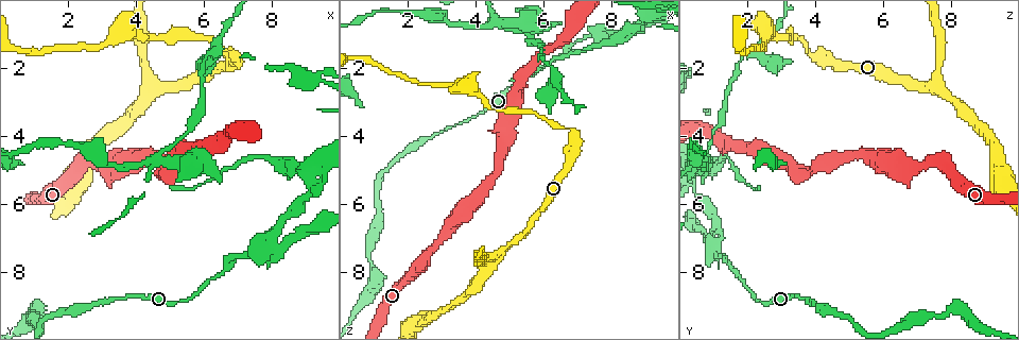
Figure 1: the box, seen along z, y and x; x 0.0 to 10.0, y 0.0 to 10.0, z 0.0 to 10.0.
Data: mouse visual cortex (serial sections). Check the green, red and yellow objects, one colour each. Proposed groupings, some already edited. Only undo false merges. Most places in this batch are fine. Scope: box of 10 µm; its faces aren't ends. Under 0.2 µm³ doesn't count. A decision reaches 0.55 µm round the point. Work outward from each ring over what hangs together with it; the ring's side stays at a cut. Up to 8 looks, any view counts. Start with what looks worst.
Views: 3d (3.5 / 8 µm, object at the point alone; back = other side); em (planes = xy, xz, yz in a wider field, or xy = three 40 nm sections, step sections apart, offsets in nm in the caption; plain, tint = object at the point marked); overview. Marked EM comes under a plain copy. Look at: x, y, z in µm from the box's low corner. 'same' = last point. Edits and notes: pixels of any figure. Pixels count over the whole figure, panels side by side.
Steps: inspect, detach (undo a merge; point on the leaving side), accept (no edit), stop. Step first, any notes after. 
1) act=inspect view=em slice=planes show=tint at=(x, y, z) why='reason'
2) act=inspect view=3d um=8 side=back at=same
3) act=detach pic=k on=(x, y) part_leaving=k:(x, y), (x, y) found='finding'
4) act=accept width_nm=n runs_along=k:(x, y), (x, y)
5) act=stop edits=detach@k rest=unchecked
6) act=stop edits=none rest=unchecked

act=inspect view=3d um=3.5 at=(7.60, 7.25, 1.05) why='a fork'

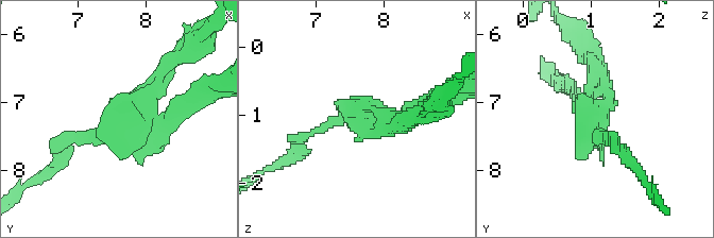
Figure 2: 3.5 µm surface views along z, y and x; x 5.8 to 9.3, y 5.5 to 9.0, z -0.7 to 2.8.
act=inspect view=em slice=xy step=1 show=tint at=(7.65, 7.20, 1.00) why='shape alone is not enough'

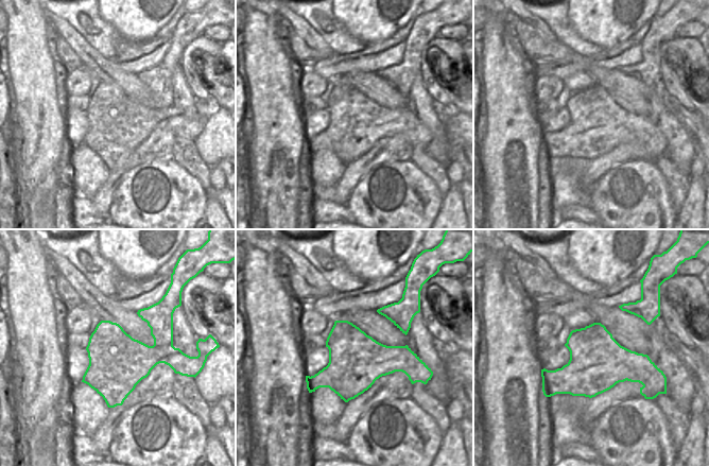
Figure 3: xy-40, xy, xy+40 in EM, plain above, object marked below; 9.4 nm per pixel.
act=detach pic=2 on=(169, 71) part_leaving=2:(142, 90), (207, 29) found='a second cell is stuck on'

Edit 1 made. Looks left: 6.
act=inspect view=overview why='redraw'

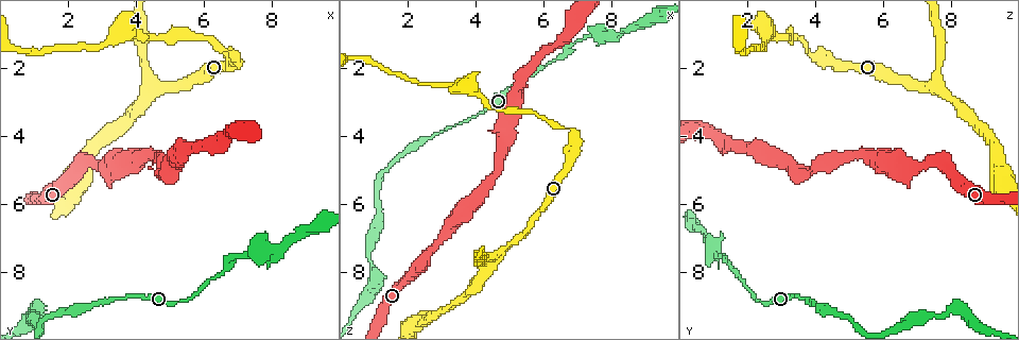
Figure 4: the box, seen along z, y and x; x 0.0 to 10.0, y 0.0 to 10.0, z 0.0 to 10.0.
act=inspect view=3d um=3.5 at=(6.75, 1.55, 3.80) why='a narrow waist'

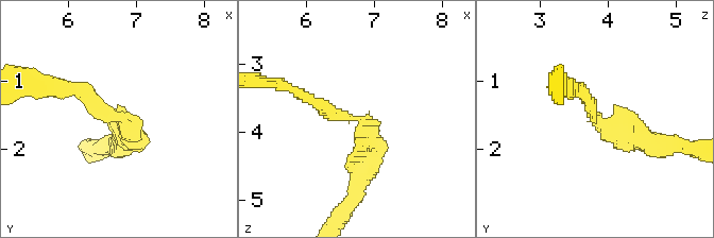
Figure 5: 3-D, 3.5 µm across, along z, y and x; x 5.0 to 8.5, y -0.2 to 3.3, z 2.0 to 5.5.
act=inspect view=em slice=xy step=3 show=tint at=(6.70, 1.60, 3.80)

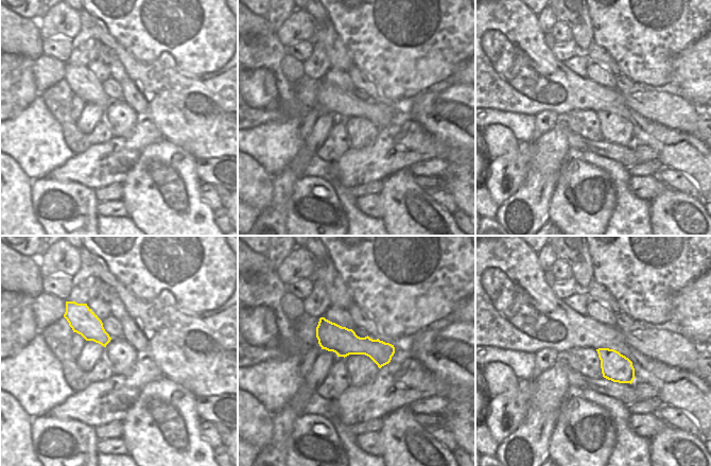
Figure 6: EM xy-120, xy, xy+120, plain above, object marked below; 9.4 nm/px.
act=accept arm_widths_nm=200,250 runs_along=6:(322, 321), (344, 342), (392, 350) found='one cell here'

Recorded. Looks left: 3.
act=inspect view=3d um=3.5 at=(3.15, 1.30, 2.50) why='calibre changes'

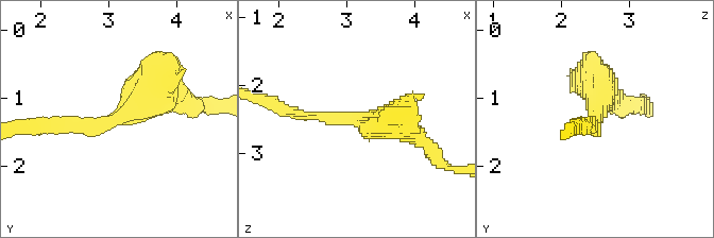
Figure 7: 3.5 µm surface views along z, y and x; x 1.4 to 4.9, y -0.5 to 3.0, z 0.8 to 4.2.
act=inspect view=em slice=xy step=1 show=tint at=(3.10, 1.35, 2.50) arm_widths_nm=150,500 why='need the tissue'

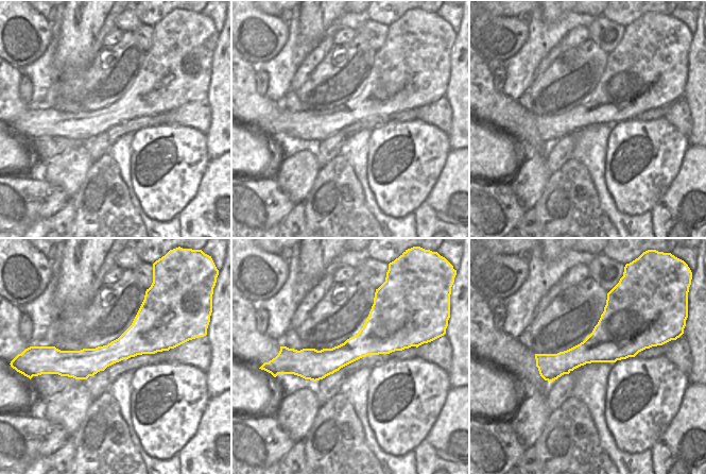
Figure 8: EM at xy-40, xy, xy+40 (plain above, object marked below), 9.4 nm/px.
act=inspect view=em slice=xy step=2 show=tint at=same

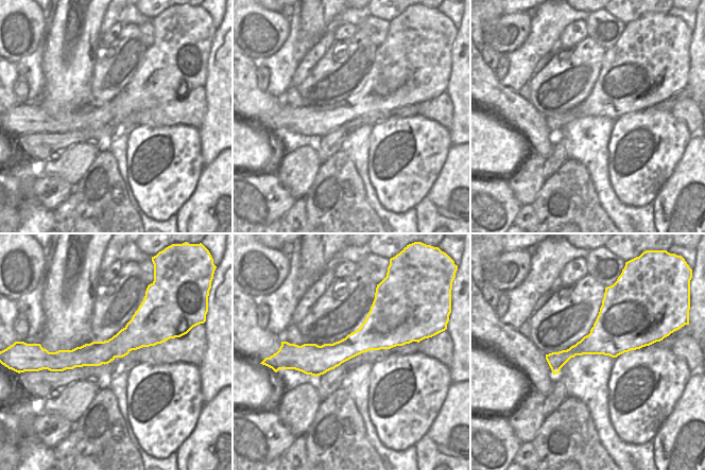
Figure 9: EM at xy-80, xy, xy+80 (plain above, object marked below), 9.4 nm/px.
act=accept runs_along=7:(176, 94), (145, 94), (96, 126), (43, 126) found='all the same cell'

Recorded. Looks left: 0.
act=stop edits=detach@2 rest=unchecked

